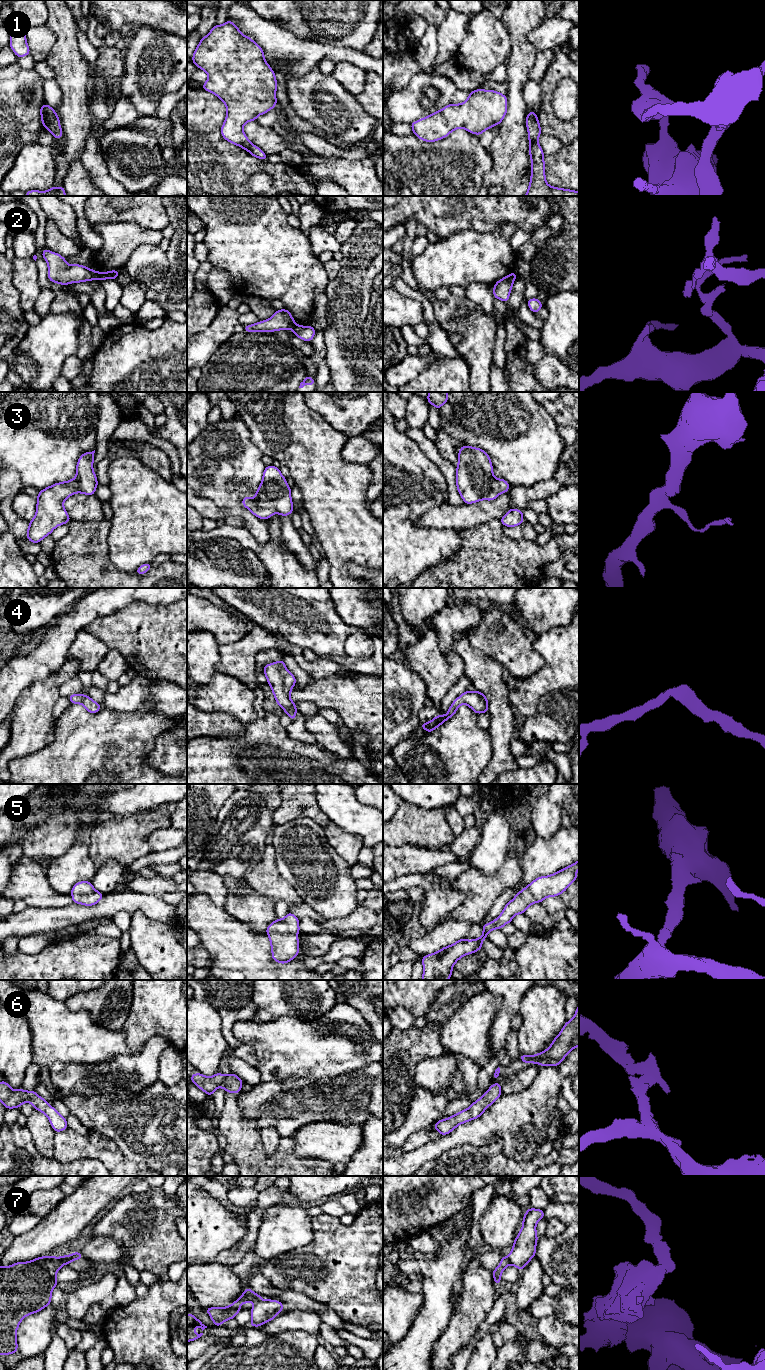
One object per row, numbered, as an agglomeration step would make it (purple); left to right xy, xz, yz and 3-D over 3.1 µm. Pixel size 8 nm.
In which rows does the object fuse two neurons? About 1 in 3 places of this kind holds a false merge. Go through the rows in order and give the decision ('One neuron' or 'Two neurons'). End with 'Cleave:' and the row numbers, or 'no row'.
1: One neuron
2: Two neurons
3: One neuron
4: One neuron
5: One neuron
6: One neuron
7: Two neurons
Cleave: 2, 7

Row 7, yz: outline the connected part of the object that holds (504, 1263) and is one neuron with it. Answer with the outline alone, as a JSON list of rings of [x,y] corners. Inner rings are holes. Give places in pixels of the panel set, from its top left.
[[[503,1257],[501,1258],[500,1264],[497,1266],[495,1270],[492,1271],[494,1282],[499,1286],[501,1282],[501,1274],[504,1271],[504,1269],[510,1265],[508,1257]]]

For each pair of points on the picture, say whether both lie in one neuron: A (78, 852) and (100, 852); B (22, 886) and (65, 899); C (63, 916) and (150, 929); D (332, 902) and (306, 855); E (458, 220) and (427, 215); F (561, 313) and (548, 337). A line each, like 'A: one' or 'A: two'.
A: two
B: one
C: two
D: one
E: one
F: one

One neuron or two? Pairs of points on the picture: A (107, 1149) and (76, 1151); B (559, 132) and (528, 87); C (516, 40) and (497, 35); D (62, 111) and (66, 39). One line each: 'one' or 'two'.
A: one
B: two
C: two
D: one

